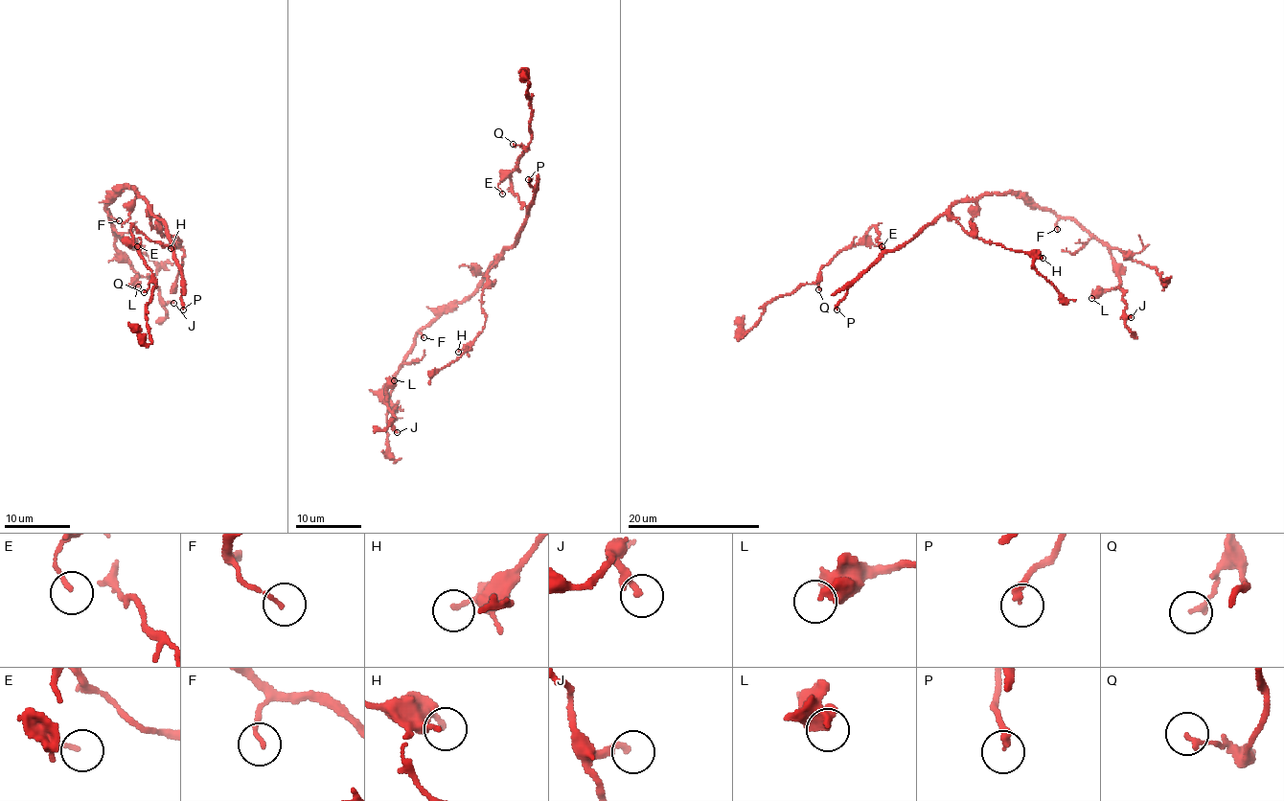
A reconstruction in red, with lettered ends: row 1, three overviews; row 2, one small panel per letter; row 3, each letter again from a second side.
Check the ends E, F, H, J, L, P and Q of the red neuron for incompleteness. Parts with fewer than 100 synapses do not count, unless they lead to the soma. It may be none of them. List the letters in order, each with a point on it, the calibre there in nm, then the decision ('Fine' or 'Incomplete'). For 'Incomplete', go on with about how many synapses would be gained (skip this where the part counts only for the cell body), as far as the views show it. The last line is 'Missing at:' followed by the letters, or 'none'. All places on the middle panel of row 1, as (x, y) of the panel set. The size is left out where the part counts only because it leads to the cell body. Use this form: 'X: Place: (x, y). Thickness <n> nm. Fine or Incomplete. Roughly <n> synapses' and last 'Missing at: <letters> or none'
E: Place: (502, 194). Thickness 140 nm. Fine
F: Place: (424, 337). Thickness 120 nm. Fine
H: Place: (458, 352). Thickness 200 nm. Fine
J: Place: (397, 432). Thickness 260 nm. Fine
L: Place: (394, 380). Thickness 440 nm. Fine
P: Place: (528, 179). Thickness 220 nm. Fine
Q: Place: (513, 144). Thickness 170 nm. Fine
Missing at: none

